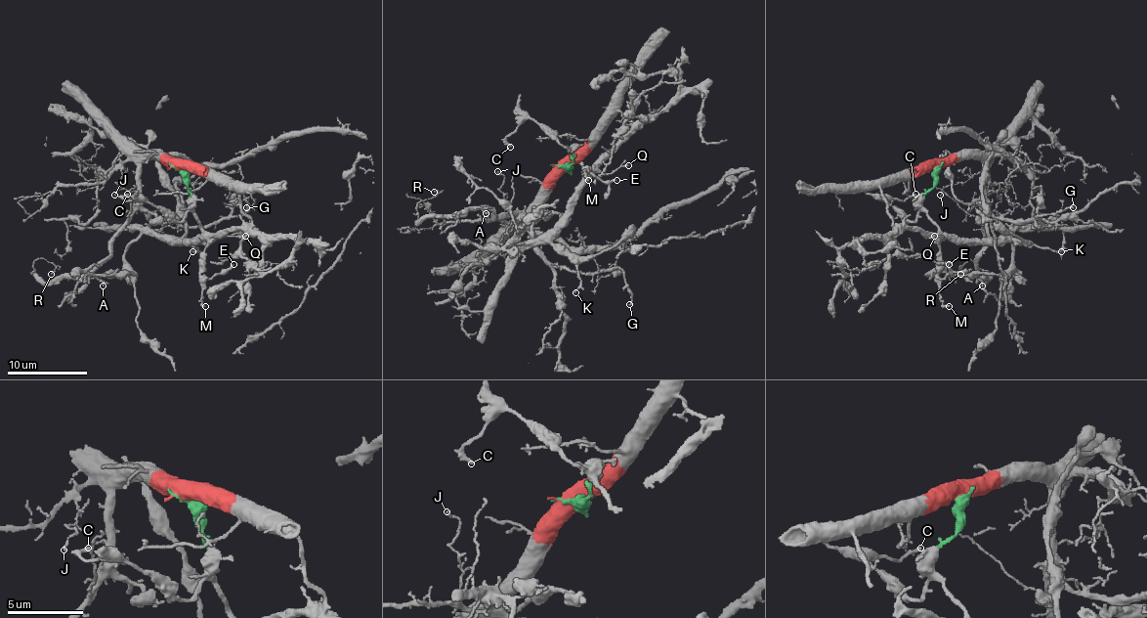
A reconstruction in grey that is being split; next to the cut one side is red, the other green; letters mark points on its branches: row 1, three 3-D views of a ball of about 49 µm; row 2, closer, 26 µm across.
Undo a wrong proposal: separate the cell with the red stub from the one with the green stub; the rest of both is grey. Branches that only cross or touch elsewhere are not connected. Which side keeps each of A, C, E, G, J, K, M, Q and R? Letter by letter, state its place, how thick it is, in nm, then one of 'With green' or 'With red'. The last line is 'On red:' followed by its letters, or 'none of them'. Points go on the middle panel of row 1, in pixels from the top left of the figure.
A: Place: (486, 213). Thickness 130 nm. With red
C: Place: (510, 147). Thickness 240 nm. With green
E: Place: (616, 180). Thickness 190 nm. With green
G: Place: (629, 304). Thickness 170 nm. With red
J: Place: (497, 171). Thickness 120 nm. With red
K: Place: (575, 292). Thickness 100 nm. With green
M: Place: (588, 180). Thickness 190 nm. With green
Q: Place: (628, 165). Thickness 140 nm. With green
R: Place: (434, 192). Thickness 110 nm. With red
On red: A, G, J, R

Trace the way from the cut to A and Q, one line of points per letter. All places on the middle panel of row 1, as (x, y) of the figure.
A: (565, 165), (551, 189), (527, 213), (494, 215), (488, 209), (477, 207), (485, 213)
Q: (565, 165), (569, 165), (573, 153), (584, 169), (599, 173), (613, 173), (629, 165)

